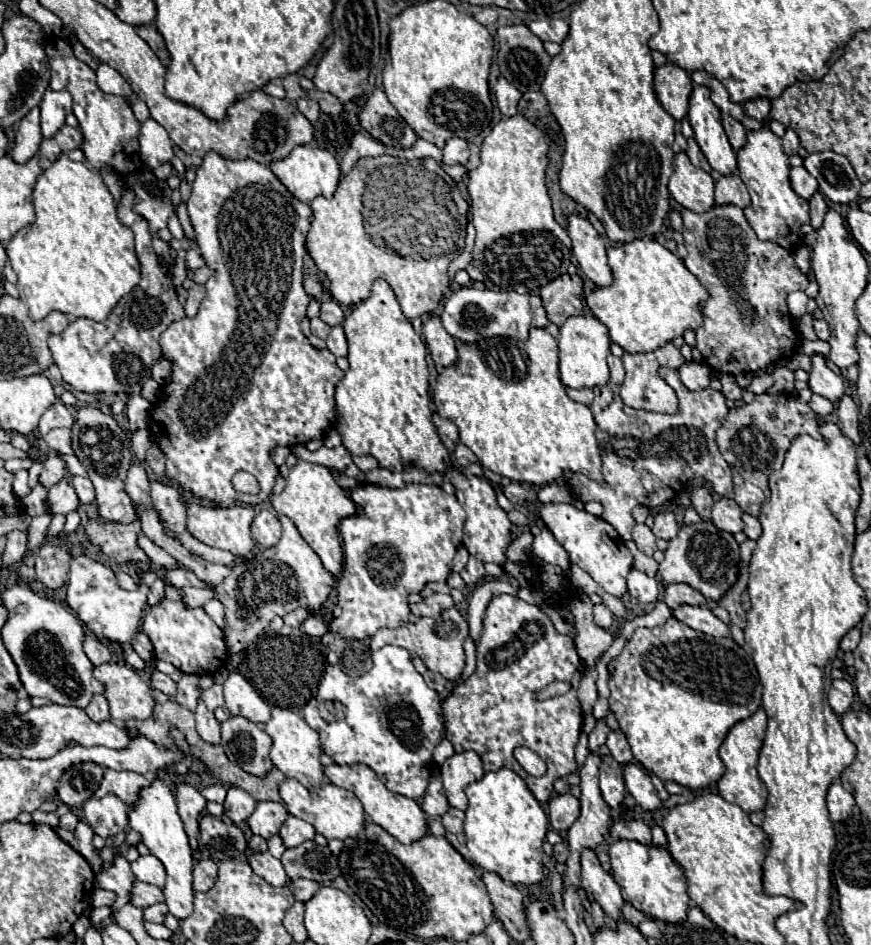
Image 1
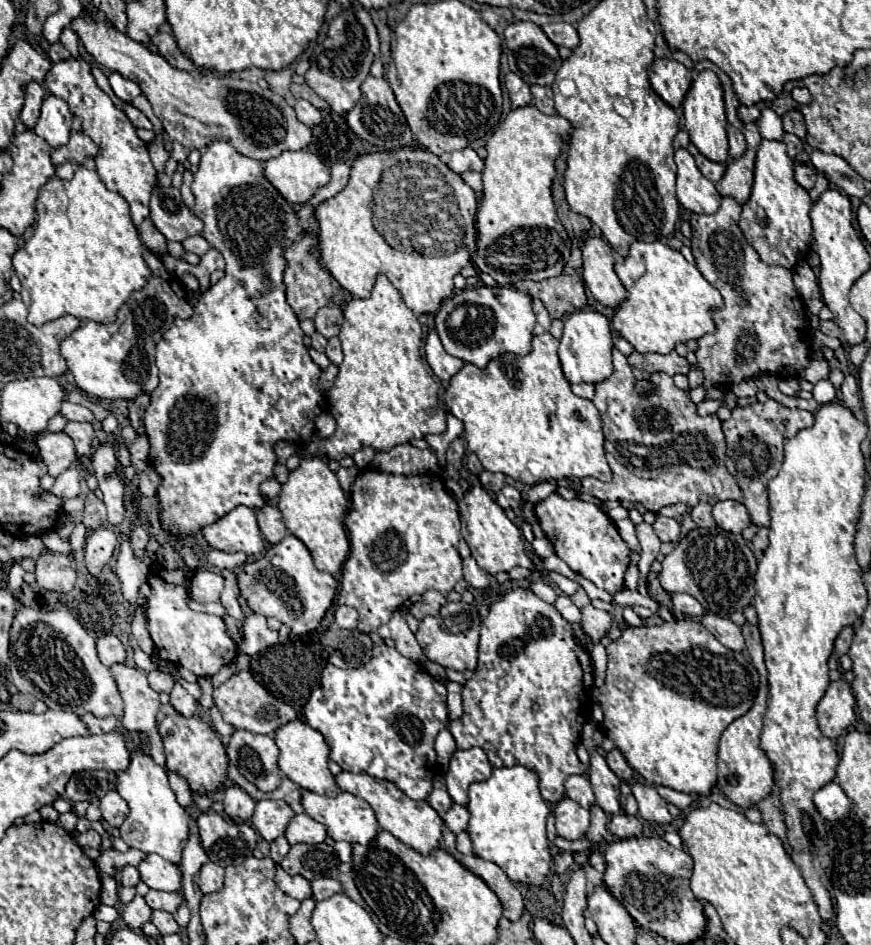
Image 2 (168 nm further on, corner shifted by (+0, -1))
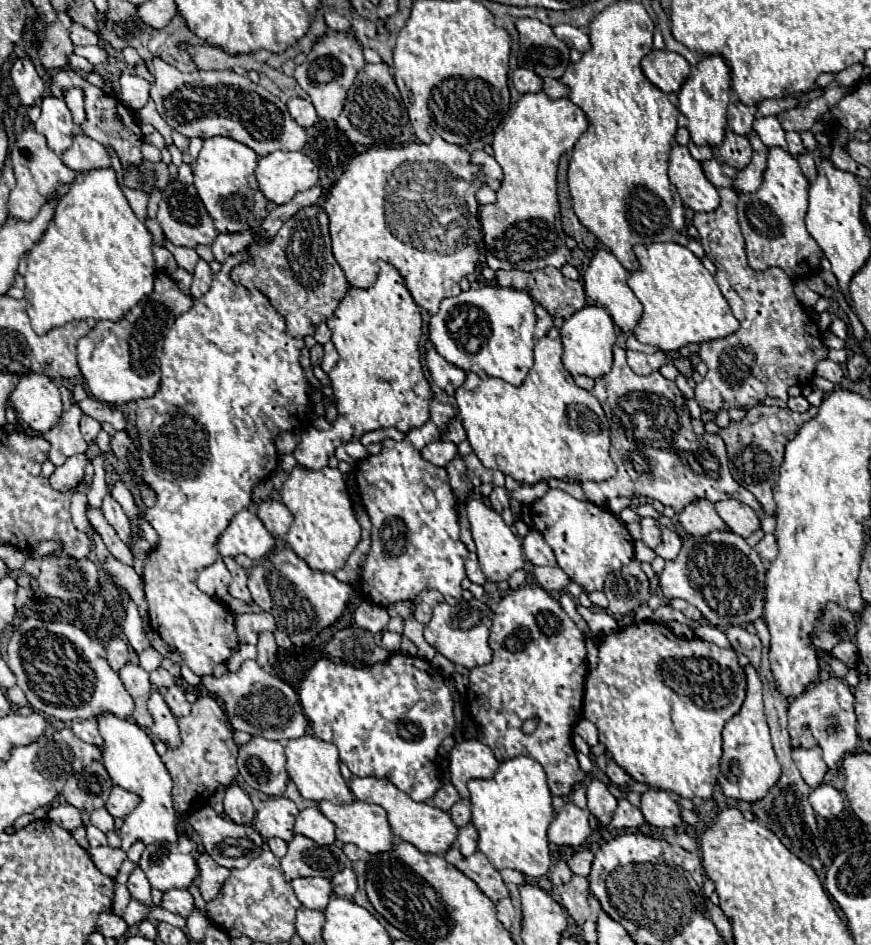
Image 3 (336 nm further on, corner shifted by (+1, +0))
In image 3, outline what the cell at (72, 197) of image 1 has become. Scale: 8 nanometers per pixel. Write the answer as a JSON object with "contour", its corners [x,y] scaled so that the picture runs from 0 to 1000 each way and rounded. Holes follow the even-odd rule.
{"contour":[[[106,179],[94,185],[94,192],[85,192],[78,204],[67,211],[55,242],[32,268],[28,316],[32,319],[37,348],[44,354],[51,354],[62,346],[71,346],[87,338],[135,340],[149,325],[170,314],[177,304],[179,283],[175,272],[175,249],[149,221],[142,204],[133,194],[133,183],[129,179]]]}

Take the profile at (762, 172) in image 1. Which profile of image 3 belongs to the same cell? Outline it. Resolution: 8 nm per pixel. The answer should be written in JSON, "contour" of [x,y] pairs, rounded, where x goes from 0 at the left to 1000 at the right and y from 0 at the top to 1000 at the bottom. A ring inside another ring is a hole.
{"contour":[[[884,156],[877,192],[866,204],[850,204],[847,236],[856,253],[859,278],[868,287],[896,283],[909,295],[921,295],[939,285],[944,272],[941,261],[925,244],[923,228],[928,221],[928,192],[921,185],[916,170],[896,156]]]}

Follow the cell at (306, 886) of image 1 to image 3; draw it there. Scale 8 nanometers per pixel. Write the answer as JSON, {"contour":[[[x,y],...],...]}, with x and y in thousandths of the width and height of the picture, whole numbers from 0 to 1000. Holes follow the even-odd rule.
{"contour":[[[395,920],[390,924],[386,924],[381,930],[381,943],[388,949],[404,949],[409,945],[409,926],[404,924],[404,920]]]}

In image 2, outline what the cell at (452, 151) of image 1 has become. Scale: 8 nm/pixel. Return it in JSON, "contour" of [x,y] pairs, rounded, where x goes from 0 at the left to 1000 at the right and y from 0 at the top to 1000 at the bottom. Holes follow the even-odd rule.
{"contour":[[[534,157],[534,159],[525,159],[525,161],[518,161],[515,167],[513,167],[513,174],[518,180],[522,180],[525,184],[532,184],[532,182],[552,182],[555,180],[555,169],[548,165],[548,161],[543,157]]]}

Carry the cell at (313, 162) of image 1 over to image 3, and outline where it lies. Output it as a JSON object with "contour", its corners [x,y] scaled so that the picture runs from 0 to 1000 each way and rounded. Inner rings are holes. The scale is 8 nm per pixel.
{"contour":[[[315,160],[305,166],[296,168],[296,198],[303,204],[303,208],[317,217],[326,217],[338,211],[340,204],[351,202],[361,196],[365,196],[365,177],[354,168],[349,162],[340,160]]]}

